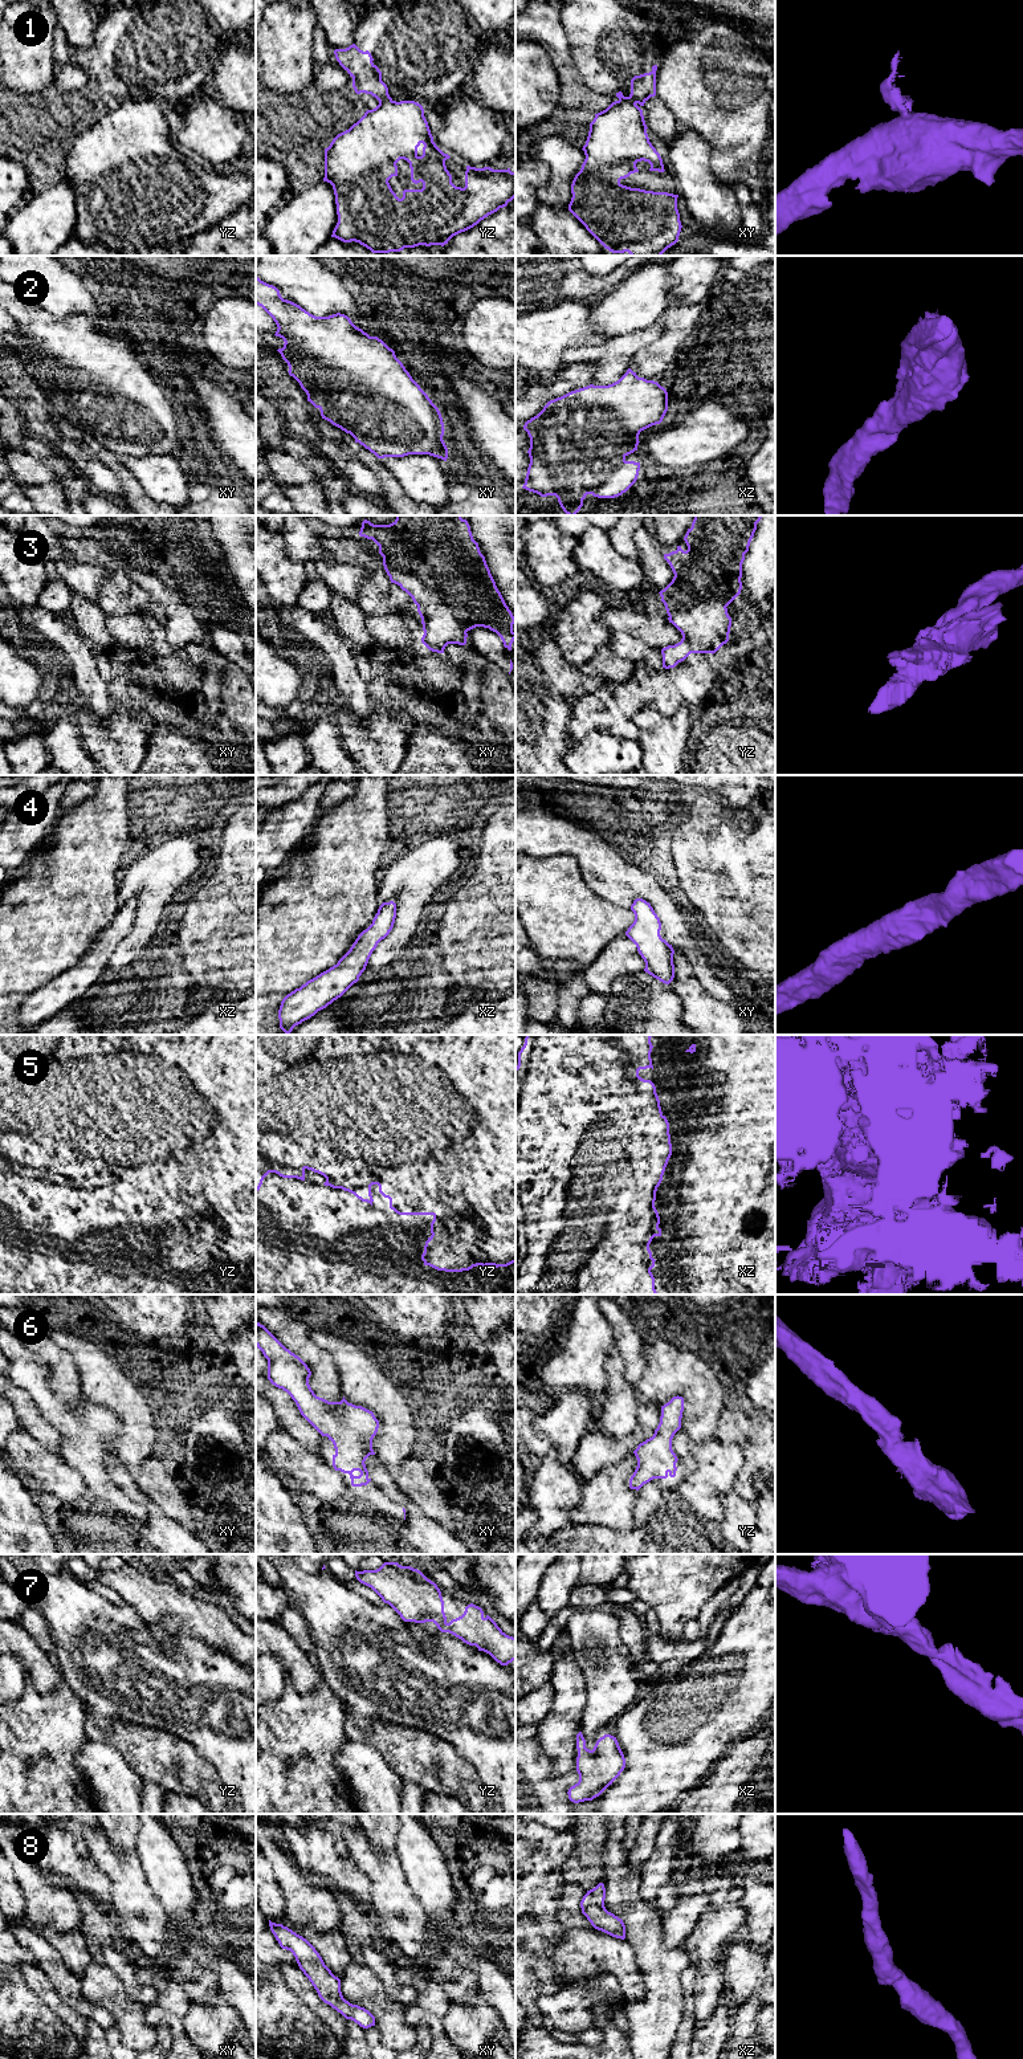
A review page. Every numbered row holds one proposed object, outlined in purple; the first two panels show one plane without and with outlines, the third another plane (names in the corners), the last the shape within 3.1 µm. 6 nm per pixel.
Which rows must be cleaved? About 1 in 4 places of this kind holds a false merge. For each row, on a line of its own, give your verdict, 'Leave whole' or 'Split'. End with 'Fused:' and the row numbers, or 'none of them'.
1: Split
2: Leave whole
3: Leave whole
4: Leave whole
5: Leave whole
6: Leave whole
7: Leave whole
8: Leave whole
Fused: 1

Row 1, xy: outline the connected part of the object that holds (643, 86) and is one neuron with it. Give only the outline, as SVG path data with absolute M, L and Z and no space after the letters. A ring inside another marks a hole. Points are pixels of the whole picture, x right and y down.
M653 65L649 73L635 76L631 79L631 94L624 97L621 91L616 93L619 101L632 101L644 106L651 97L656 95L656 70L657 65Z

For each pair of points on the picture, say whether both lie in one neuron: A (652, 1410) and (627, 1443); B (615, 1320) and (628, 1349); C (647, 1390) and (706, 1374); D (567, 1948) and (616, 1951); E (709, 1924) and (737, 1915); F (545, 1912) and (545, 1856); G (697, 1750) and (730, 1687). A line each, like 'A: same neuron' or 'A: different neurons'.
A: same neuron
B: same neuron
C: same neuron
D: same neuron
E: same neuron
F: same neuron
G: same neuron

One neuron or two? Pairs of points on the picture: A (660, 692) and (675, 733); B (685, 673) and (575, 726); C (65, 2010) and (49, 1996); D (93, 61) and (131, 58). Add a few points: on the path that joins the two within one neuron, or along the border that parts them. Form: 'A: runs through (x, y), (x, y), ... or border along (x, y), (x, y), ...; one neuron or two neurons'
A: border along (688, 705), (669, 716), (652, 706), (639, 710); two neurons
B: runs through (657, 688), (640, 690), (603, 713); one neuron
C: runs through (61, 2007), (53, 2000); one neuron
D: runs through (102, 60), (113, 51), (122, 58); one neuron

